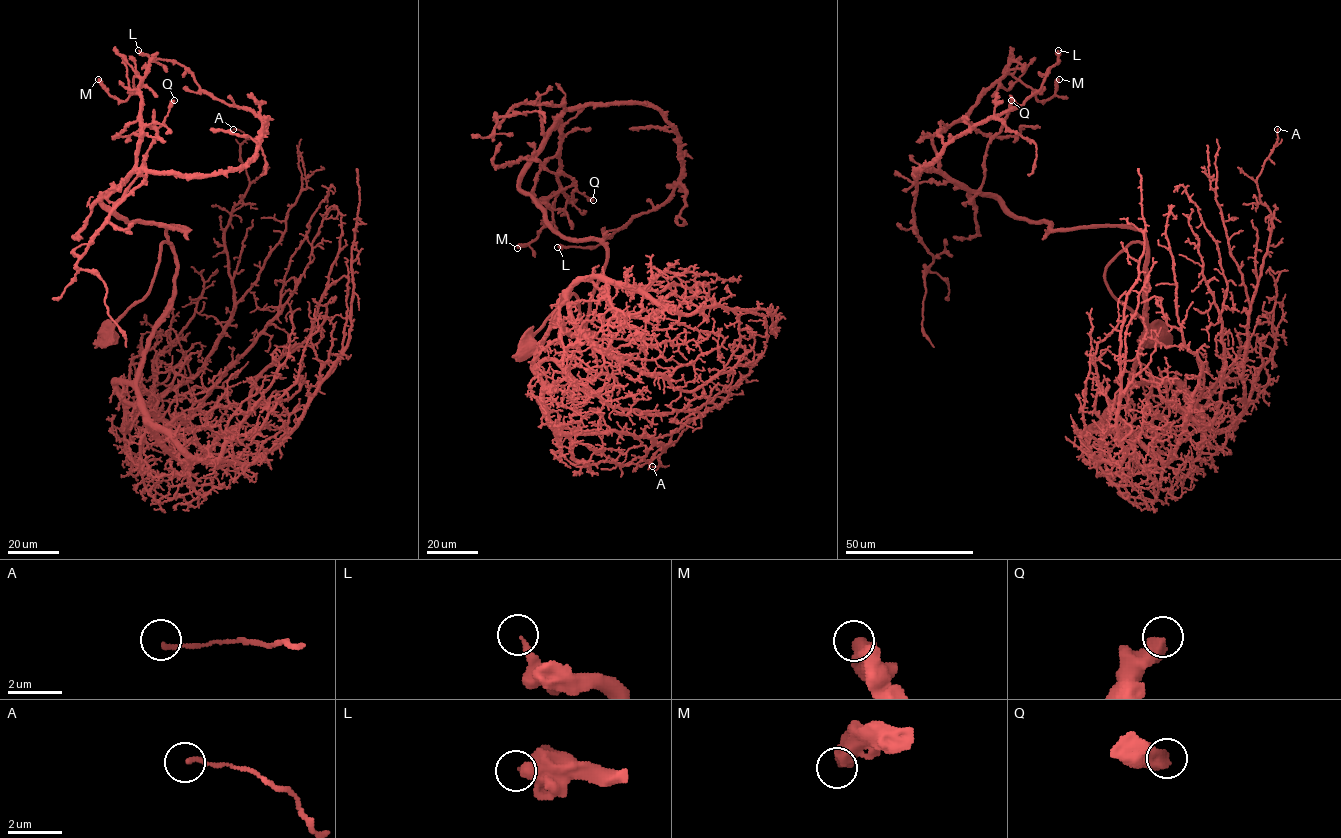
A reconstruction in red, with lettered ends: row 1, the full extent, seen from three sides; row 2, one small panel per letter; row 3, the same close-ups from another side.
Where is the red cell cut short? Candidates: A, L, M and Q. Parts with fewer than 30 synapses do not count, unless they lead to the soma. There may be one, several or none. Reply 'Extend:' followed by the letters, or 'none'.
Extend: none

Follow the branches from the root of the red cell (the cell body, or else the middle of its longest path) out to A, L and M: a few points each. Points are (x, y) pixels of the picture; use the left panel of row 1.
A: (106, 339), (169, 242), (170, 310), (115, 382), (124, 429), (216, 344), (249, 184), (233, 129)
L: (106, 339), (165, 231), (187, 229), (100, 196), (135, 171), (236, 171), (262, 127), (138, 50)
M: (106, 339), (147, 292), (165, 231), (187, 229), (102, 202), (135, 169), (140, 78), (125, 101), (98, 79)

